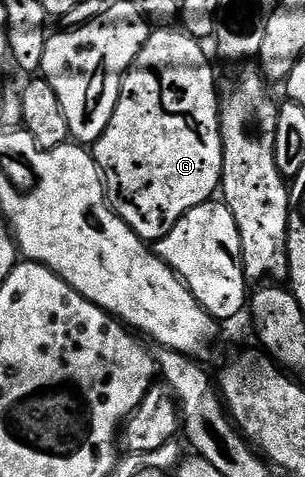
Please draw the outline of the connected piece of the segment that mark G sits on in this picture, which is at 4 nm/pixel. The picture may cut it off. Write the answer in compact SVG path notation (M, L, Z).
M150 30L149 40L143 45L139 57L135 57L133 66L121 81L119 101L115 105L115 113L111 113L111 121L107 129L92 144L91 154L97 168L105 176L107 198L114 211L122 221L129 226L139 238L146 241L156 241L171 233L171 229L187 212L195 209L200 203L208 203L218 194L221 186L221 170L223 169L223 145L221 144L221 113L219 110L219 91L217 95L217 79L213 76L213 67L205 56L200 42L185 34L184 30L157 31Z

